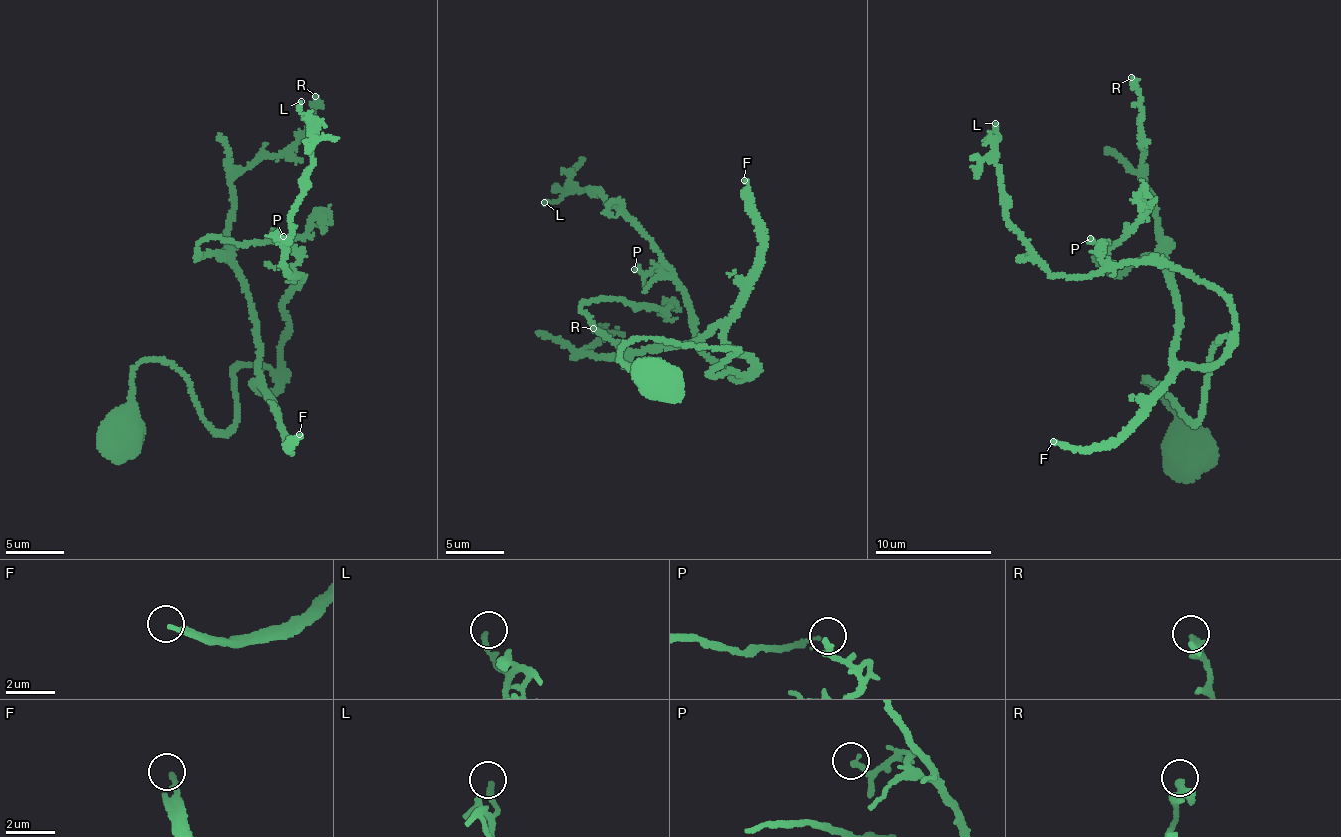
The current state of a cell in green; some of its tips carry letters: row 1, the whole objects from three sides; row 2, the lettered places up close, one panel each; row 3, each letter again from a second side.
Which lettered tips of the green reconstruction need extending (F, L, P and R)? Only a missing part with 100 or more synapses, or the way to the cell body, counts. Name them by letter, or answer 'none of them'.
F

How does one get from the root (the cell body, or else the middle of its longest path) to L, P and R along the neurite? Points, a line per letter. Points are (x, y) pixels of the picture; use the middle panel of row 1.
L: (657, 377), (621, 349), (736, 350), (711, 371), (747, 378), (703, 352), (656, 246), (602, 192), (544, 202)
P: (657, 377), (621, 349), (643, 337), (736, 350), (711, 371), (747, 378), (703, 352), (660, 267), (634, 269)
R: (657, 377), (621, 349), (663, 337), (736, 350), (714, 375), (753, 367), (718, 327), (596, 359), (593, 328)

